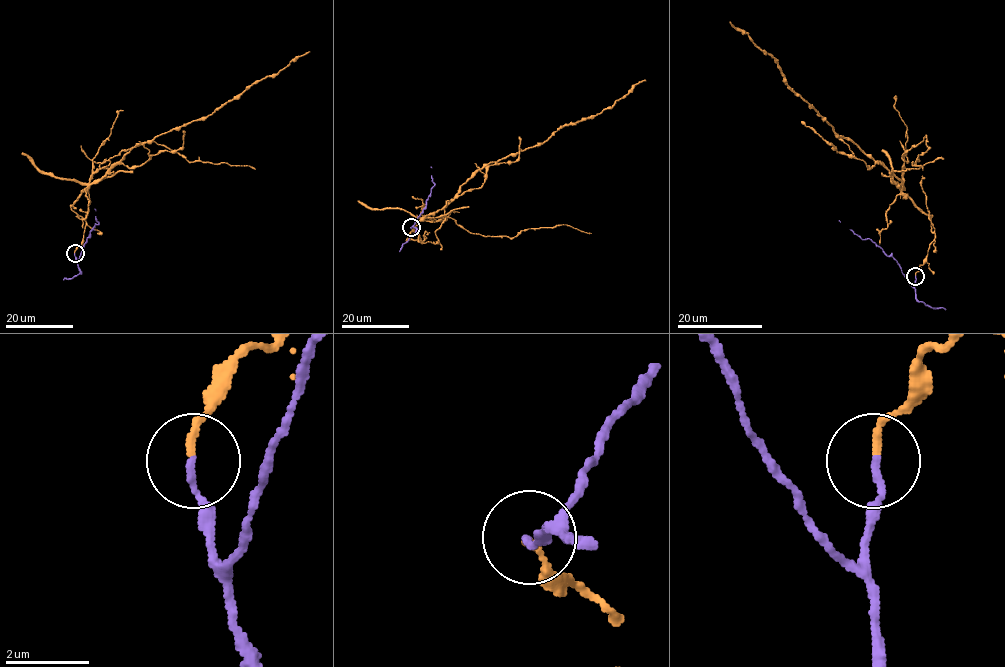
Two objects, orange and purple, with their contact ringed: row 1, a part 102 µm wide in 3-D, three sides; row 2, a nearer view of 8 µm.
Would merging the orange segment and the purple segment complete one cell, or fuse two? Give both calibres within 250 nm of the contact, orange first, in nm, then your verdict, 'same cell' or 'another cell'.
180/160 nm | another cell

